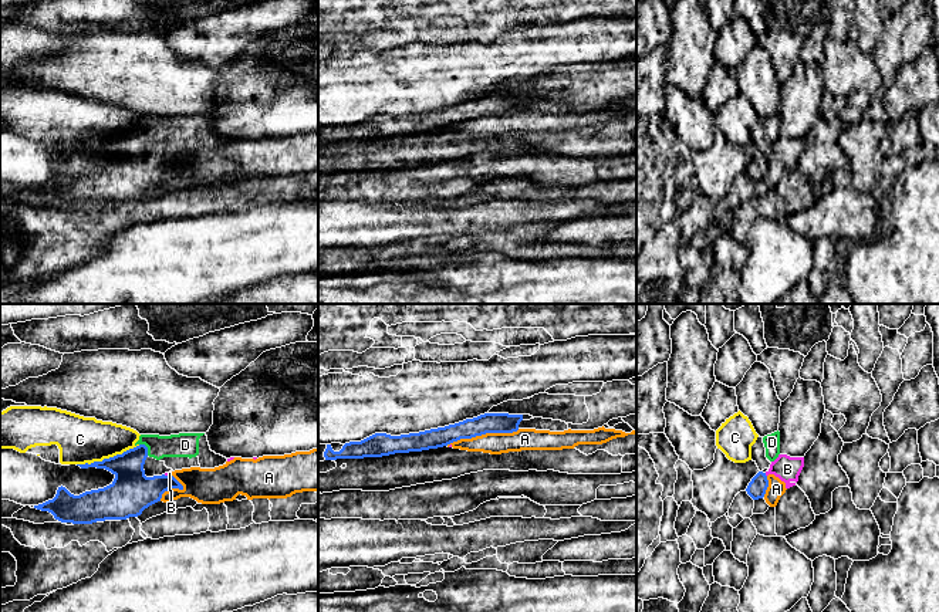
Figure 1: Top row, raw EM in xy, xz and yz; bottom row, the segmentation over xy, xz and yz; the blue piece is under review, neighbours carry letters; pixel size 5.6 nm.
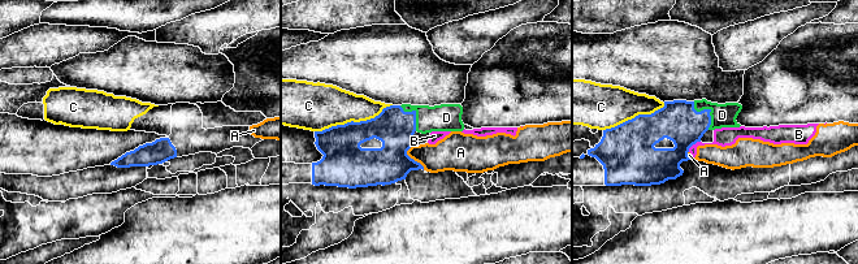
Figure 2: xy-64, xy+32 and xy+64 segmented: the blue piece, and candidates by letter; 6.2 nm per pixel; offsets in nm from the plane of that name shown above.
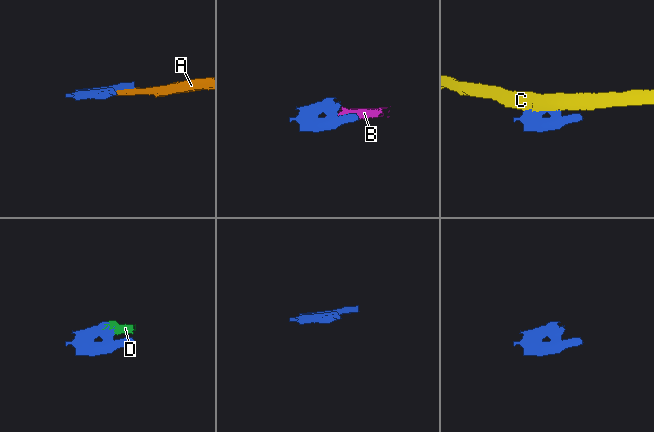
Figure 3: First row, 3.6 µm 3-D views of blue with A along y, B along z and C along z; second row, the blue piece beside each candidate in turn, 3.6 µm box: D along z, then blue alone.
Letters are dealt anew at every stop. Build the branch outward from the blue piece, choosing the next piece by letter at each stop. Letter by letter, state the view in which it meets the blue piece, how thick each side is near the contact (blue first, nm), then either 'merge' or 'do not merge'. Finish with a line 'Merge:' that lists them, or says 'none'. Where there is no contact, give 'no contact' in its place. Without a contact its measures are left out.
A: xz | 110/130 nm | do not merge
B: yz | 110/150 nm | do not merge
C: xy | 240/260 nm | do not merge
D: xy | 220/140 nm | merge
Merge: D

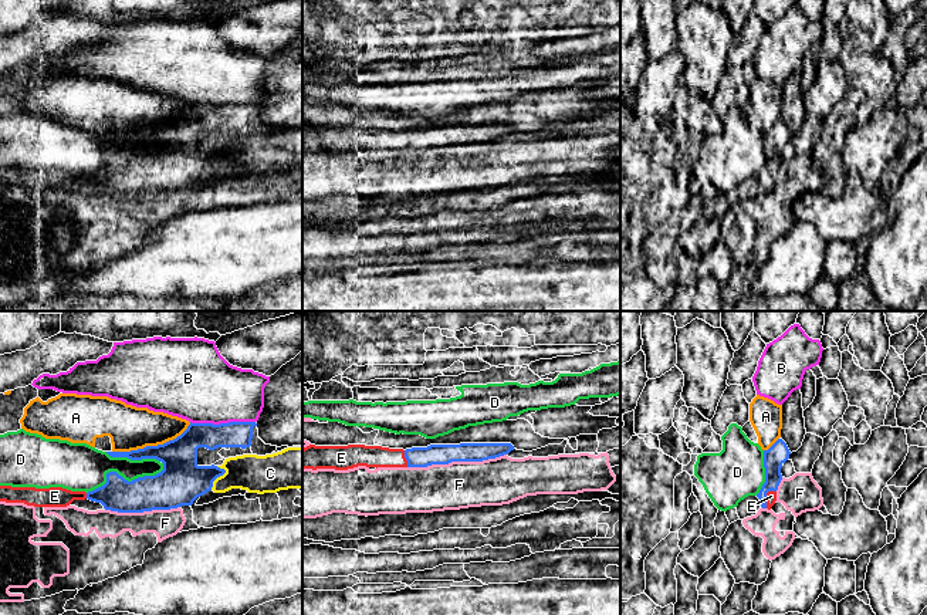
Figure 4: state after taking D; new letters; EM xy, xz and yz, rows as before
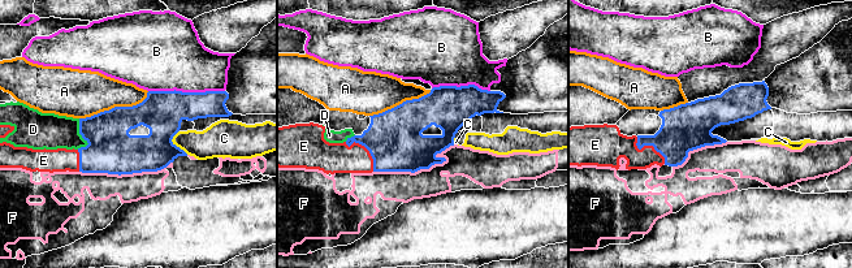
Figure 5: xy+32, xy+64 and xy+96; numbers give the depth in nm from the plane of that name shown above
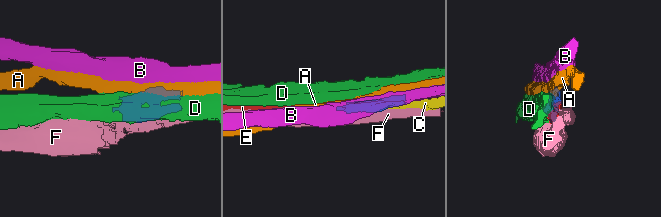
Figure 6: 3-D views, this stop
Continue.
A: xy | 240/260 nm | do not merge
B: xy | 140/400 nm | do not merge
C: xy | 260/220 nm | do not merge
D: xy | 220/280 nm | do not merge
E: yz | 120/60 nm | merge
F: xz | 110/280 nm | do not merge
Merge: E

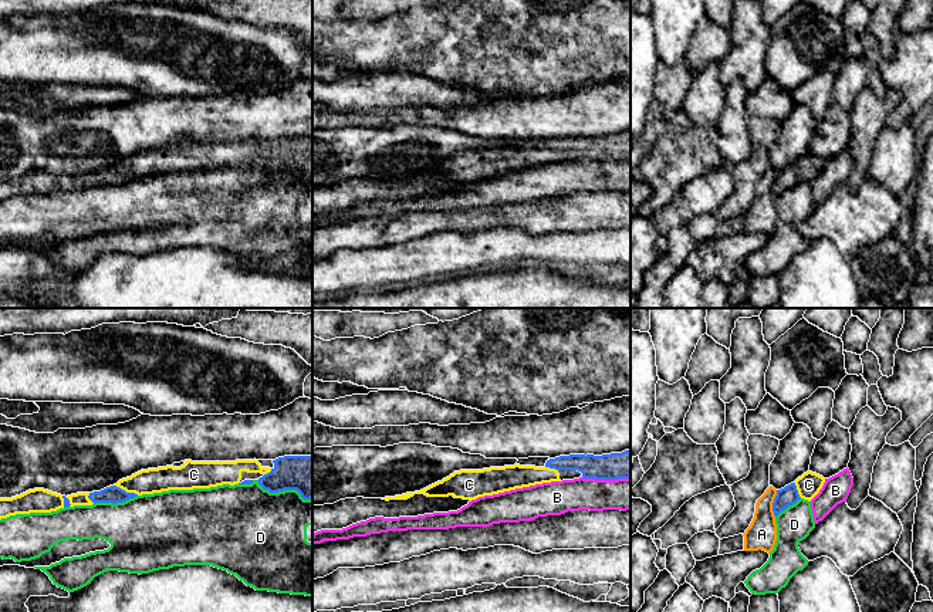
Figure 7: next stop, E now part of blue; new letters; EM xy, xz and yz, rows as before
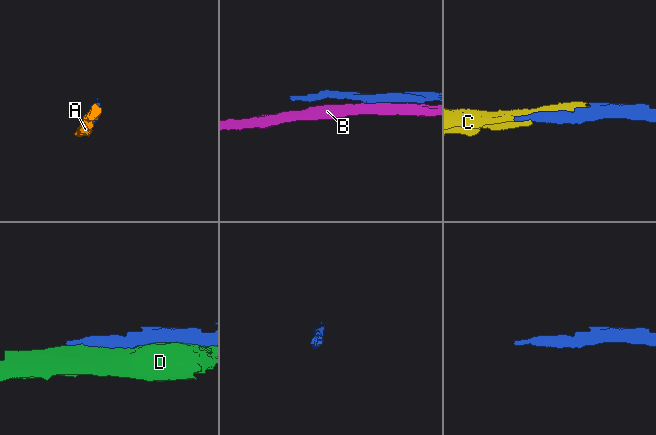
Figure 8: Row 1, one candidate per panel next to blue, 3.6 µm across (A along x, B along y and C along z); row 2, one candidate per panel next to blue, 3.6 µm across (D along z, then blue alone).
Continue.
A: yz | 110/170 nm | do not merge
B: xz | 160/180 nm | do not merge
C: xy | 100/140 nm | merge
D: xy | 240/440 nm | do not merge
Merge: C

